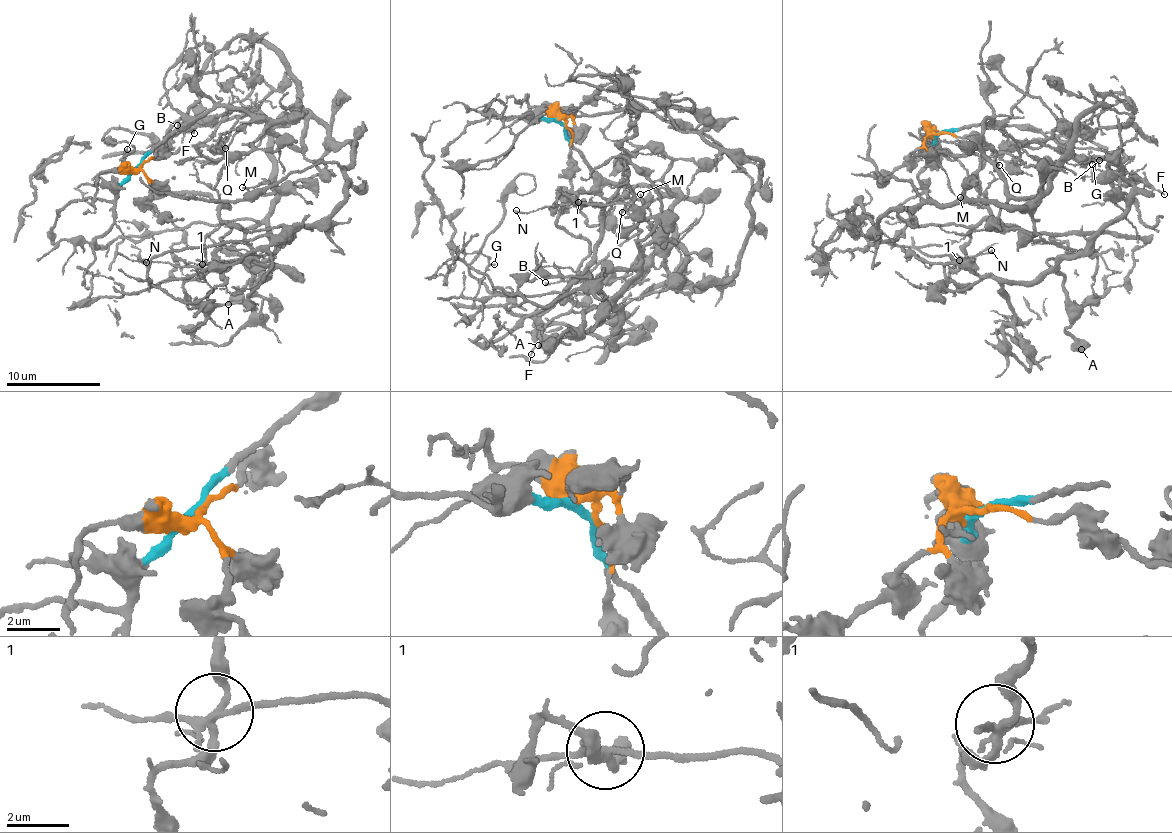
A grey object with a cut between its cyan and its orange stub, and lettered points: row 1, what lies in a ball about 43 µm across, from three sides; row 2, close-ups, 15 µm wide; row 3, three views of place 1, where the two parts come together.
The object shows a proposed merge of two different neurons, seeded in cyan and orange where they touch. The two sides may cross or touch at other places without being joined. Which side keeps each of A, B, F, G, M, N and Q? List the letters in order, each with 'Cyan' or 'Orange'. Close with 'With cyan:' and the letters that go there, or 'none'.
A: Cyan
B: Orange
F: Cyan
G: Cyan
M: Cyan
N: Cyan
Q: Cyan
With cyan: A, F, G, M, N, Q

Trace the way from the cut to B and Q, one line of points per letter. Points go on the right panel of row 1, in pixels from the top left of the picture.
B: (937, 135), (978, 134), (998, 152), (1023, 160), (1013, 165), (1019, 160), (1018, 148), (1035, 140), (1099, 160)
Q: (938, 134), (984, 126), (991, 120), (987, 118), (981, 123), (982, 141), (994, 152), (998, 165)

